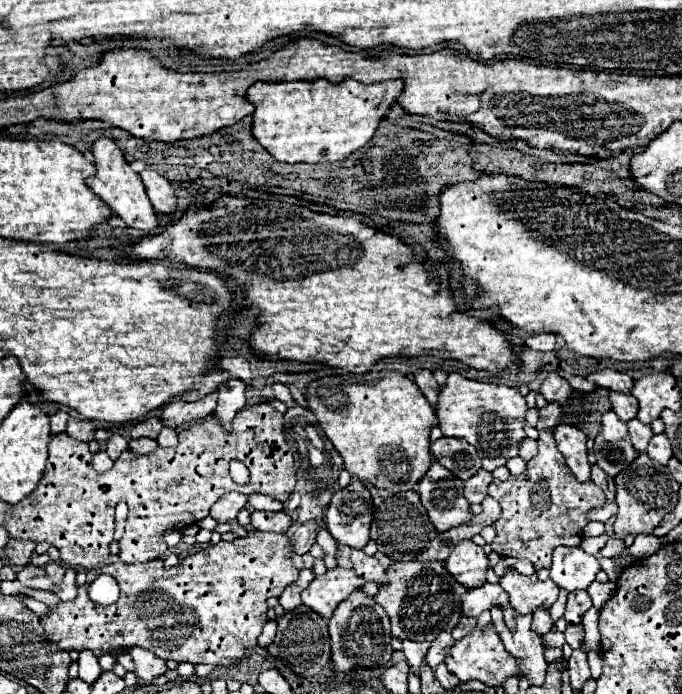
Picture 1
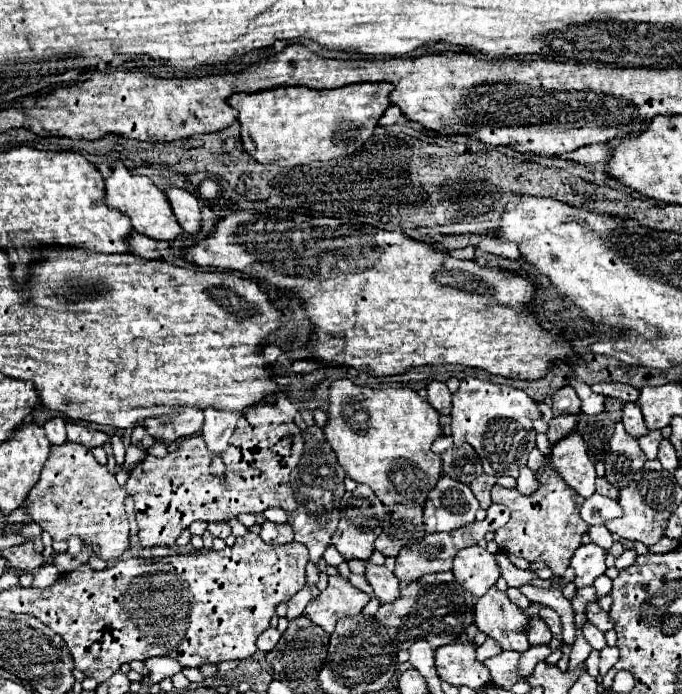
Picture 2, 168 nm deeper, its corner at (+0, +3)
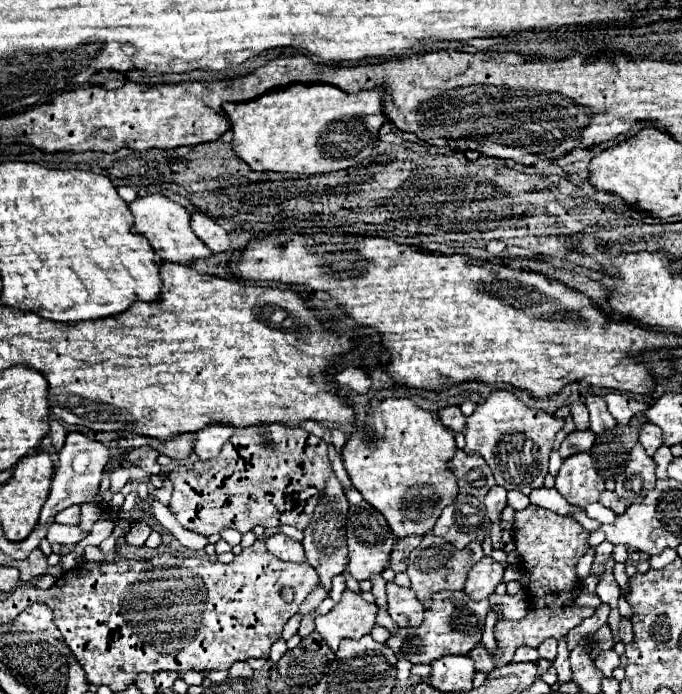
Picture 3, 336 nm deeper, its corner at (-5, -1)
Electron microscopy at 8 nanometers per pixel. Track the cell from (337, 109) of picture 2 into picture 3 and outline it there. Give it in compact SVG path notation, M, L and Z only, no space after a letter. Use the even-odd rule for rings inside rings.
M291 84L273 92L267 92L249 102L225 102L223 110L231 120L233 150L251 166L251 170L271 172L297 172L297 174L323 174L341 168L361 164L377 142L379 128L387 122L383 112L385 92L383 88L371 88L357 94L347 94L327 84Z

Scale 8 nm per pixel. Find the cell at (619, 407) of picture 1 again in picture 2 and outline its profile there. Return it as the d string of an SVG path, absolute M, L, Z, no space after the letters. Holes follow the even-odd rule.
M624 404L624 416L622 416L622 422L624 422L624 428L626 432L632 436L632 438L642 438L646 436L648 428L644 424L644 418L642 418L642 412L636 404Z

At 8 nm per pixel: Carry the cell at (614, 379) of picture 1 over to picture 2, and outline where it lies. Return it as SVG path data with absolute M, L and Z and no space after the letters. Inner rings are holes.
M610 382L610 384L594 384L592 390L596 394L602 396L610 396L610 398L618 398L622 402L636 402L640 392L628 384L620 384L620 382Z

